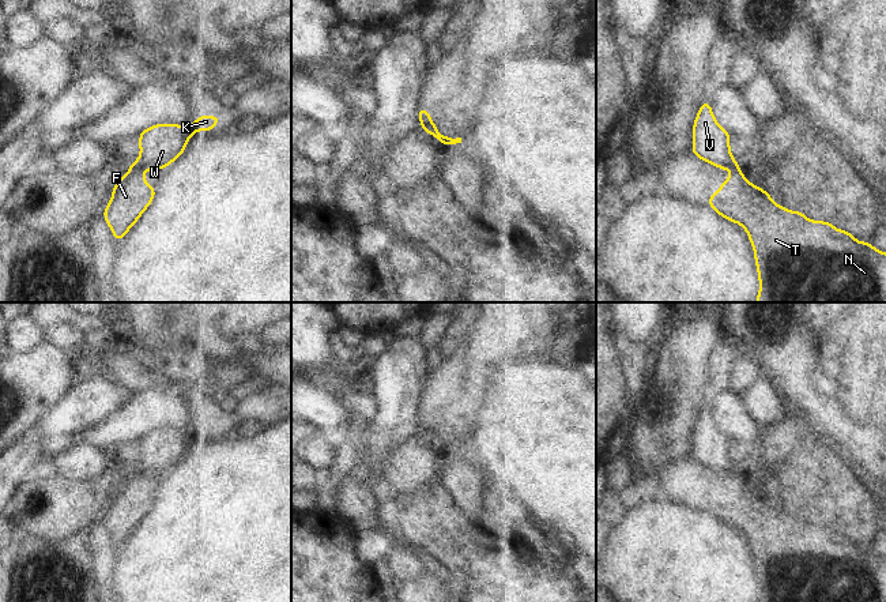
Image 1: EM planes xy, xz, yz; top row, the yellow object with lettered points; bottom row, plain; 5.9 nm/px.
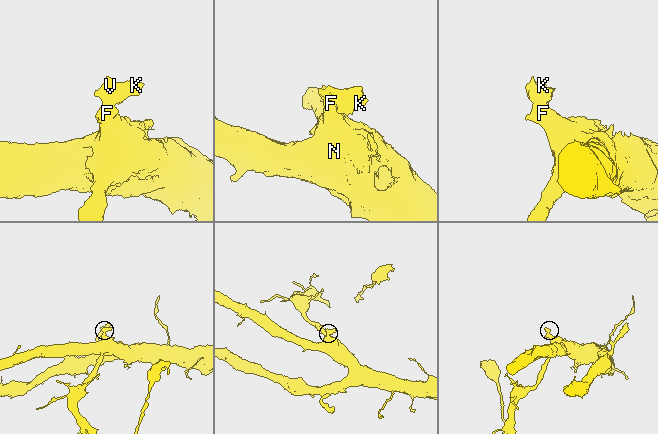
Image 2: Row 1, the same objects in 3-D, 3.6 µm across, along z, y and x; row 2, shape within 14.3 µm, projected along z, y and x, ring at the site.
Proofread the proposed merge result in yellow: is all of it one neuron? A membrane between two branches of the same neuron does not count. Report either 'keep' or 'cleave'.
cleave

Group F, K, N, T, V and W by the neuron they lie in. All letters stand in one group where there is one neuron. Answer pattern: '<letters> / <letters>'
F N T / K V W

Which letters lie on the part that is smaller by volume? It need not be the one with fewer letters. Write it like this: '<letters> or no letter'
K, V, W

